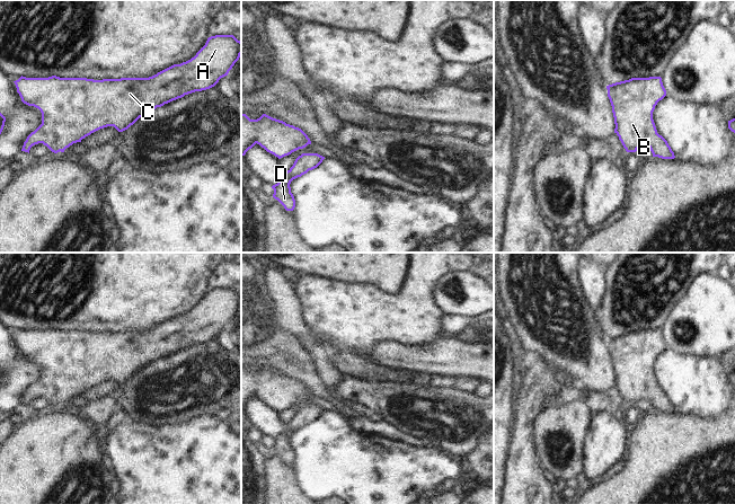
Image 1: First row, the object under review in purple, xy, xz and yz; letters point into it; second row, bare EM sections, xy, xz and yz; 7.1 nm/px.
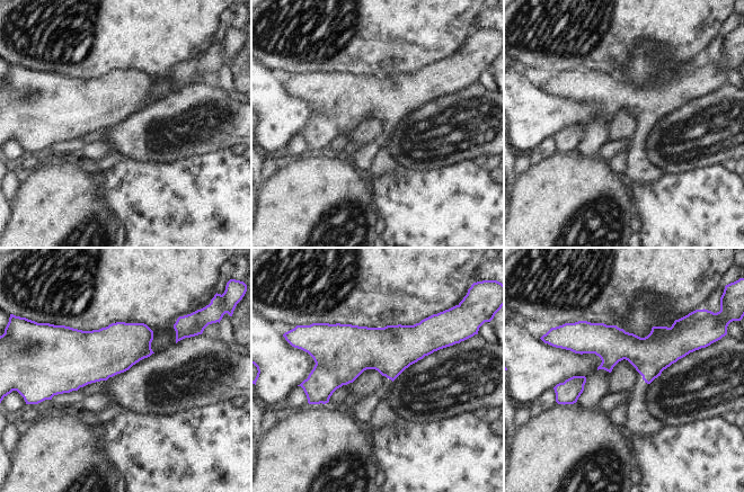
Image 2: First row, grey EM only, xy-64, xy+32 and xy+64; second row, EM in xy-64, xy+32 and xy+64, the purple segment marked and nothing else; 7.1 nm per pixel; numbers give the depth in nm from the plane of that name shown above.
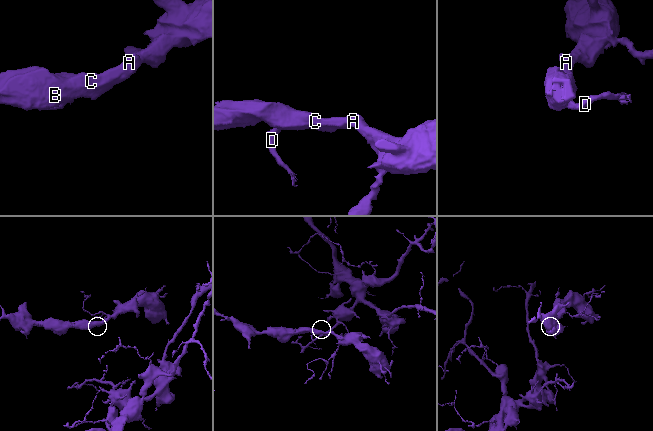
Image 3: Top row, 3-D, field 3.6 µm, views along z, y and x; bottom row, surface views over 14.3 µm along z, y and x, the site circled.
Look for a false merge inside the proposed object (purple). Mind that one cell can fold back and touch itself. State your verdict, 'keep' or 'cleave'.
keep

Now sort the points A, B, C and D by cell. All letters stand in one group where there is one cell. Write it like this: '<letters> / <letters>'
A B C D

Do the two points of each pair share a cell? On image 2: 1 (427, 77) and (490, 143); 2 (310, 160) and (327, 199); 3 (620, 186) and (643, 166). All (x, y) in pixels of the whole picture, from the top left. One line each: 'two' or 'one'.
1: two
2: one
3: two

